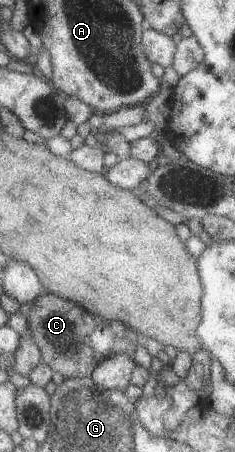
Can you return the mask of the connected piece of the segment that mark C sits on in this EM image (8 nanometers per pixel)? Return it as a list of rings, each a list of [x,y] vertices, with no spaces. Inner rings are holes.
[[[45,292],[39,296],[30,308],[27,318],[34,340],[42,352],[43,363],[61,374],[64,379],[92,376],[103,360],[121,352],[133,357],[137,345],[142,343],[137,330],[125,322],[94,316],[81,305],[53,293]]]

